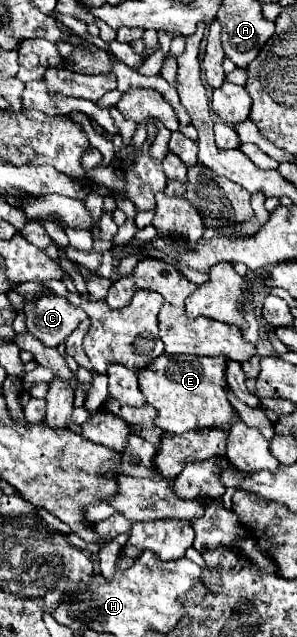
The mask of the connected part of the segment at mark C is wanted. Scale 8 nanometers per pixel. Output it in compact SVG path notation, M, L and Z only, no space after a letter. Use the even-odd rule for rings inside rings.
M39 293L31 301L25 299L25 323L31 335L35 335L47 347L57 347L65 337L87 319L81 307L73 307L65 297L55 293Z

